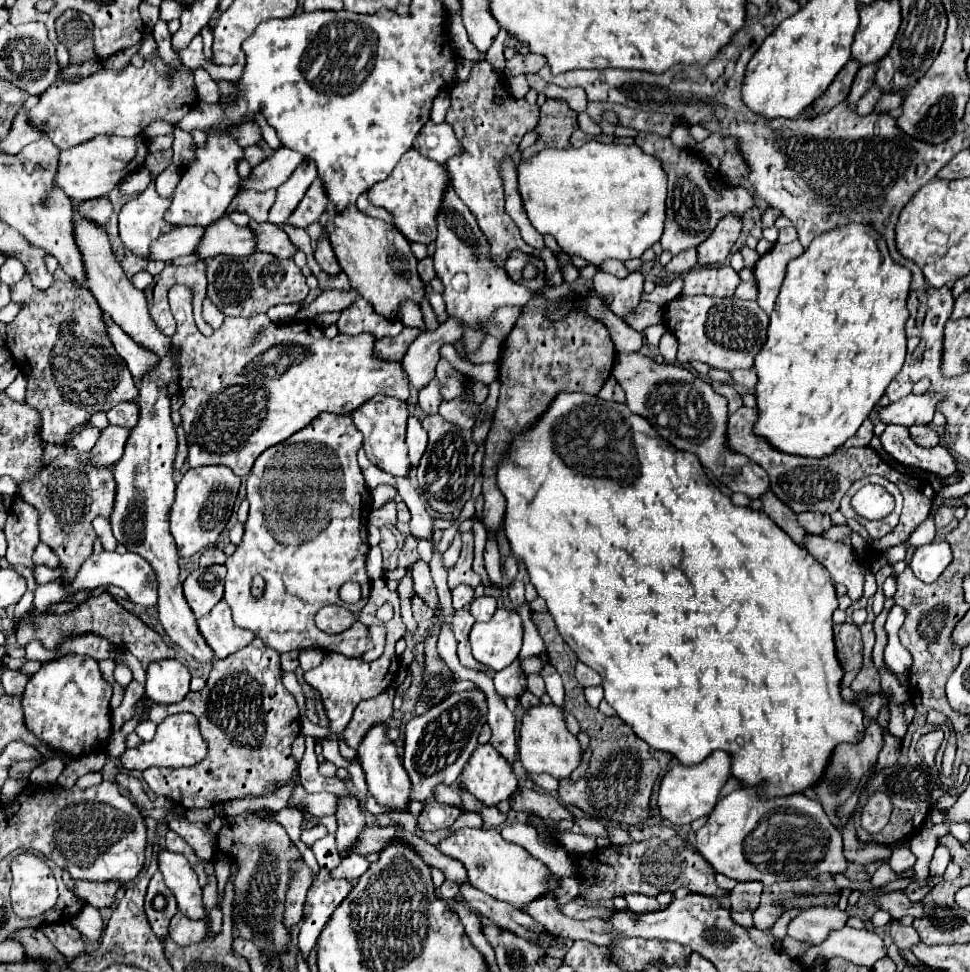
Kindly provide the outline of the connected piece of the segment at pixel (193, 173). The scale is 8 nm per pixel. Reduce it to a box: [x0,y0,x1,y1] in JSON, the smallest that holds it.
[166,131,244,227]

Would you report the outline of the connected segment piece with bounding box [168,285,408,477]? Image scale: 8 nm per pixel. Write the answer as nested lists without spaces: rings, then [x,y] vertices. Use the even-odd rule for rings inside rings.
[[[176,285],[168,295],[176,319],[172,349],[180,363],[180,391],[184,397],[180,415],[190,447],[190,467],[228,465],[236,475],[244,477],[264,449],[282,443],[310,425],[322,411],[352,413],[374,395],[390,395],[400,401],[408,399],[408,377],[404,375],[402,363],[382,361],[374,351],[376,339],[372,339],[372,335],[336,335],[334,339],[328,339],[314,321],[286,321],[276,325],[266,313],[260,313],[250,319],[230,317],[218,331],[204,337],[192,319],[190,289]]]

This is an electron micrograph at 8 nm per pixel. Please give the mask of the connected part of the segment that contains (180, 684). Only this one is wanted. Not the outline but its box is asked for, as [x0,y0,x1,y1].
[146,659,190,703]

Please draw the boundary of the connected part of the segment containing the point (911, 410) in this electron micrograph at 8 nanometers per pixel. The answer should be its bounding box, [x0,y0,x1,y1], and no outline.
[876,393,940,425]

